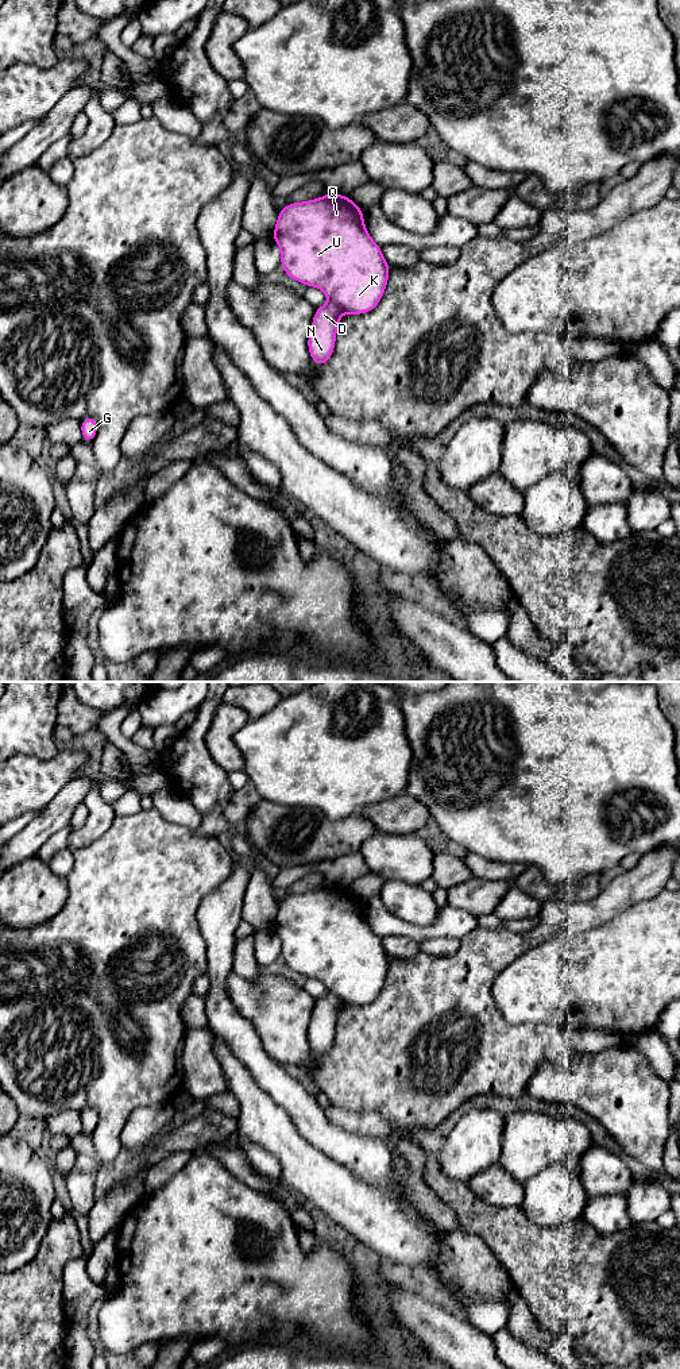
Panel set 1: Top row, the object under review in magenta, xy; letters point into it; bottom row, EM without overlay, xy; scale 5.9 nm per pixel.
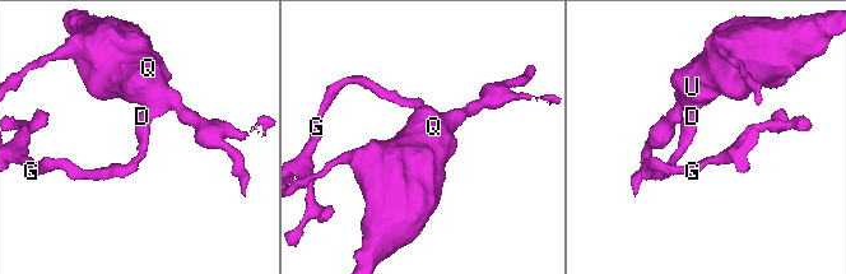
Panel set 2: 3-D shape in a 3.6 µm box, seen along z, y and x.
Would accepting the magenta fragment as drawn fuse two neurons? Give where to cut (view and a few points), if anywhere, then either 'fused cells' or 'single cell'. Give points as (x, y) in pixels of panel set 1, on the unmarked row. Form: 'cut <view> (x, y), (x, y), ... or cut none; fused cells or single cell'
cut xy (329, 992), (343, 1003); fused cells

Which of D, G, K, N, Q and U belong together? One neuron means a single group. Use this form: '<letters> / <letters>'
D G N / K Q U

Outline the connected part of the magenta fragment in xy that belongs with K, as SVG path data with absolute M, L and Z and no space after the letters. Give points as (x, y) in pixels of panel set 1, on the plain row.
M345 886L290 894L278 903L273 930L281 940L281 957L294 972L321 980L343 1003L363 1006L382 991L390 956L364 918L363 901Z

